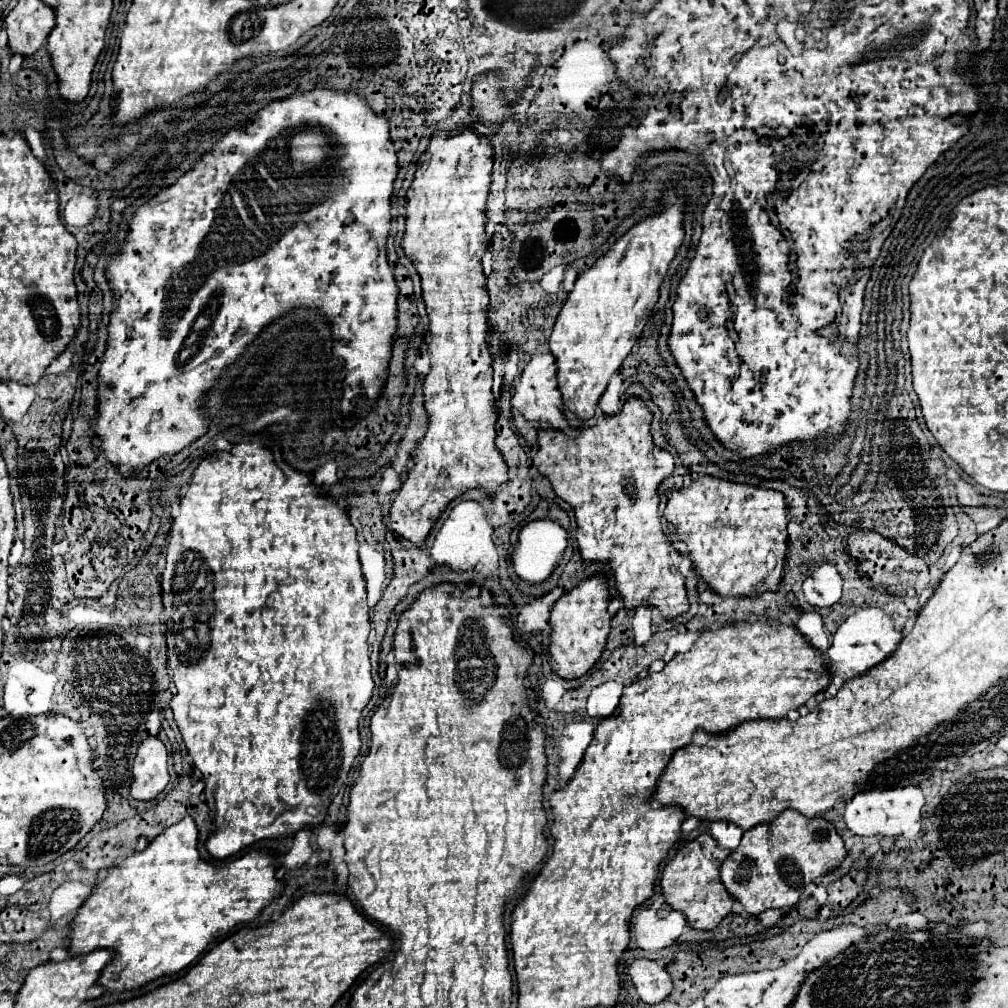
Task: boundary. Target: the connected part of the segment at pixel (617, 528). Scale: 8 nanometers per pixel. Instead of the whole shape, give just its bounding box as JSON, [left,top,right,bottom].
[533,397,689,619]

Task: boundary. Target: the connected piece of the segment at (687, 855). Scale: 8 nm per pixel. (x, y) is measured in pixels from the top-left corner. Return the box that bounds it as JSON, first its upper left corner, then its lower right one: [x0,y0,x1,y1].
[661,833,733,929]

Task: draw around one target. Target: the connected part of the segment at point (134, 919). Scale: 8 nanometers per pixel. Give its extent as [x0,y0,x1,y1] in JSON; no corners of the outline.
[71,817,285,991]

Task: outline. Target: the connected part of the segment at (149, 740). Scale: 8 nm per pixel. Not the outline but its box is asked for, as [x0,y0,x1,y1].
[131,735,169,801]

